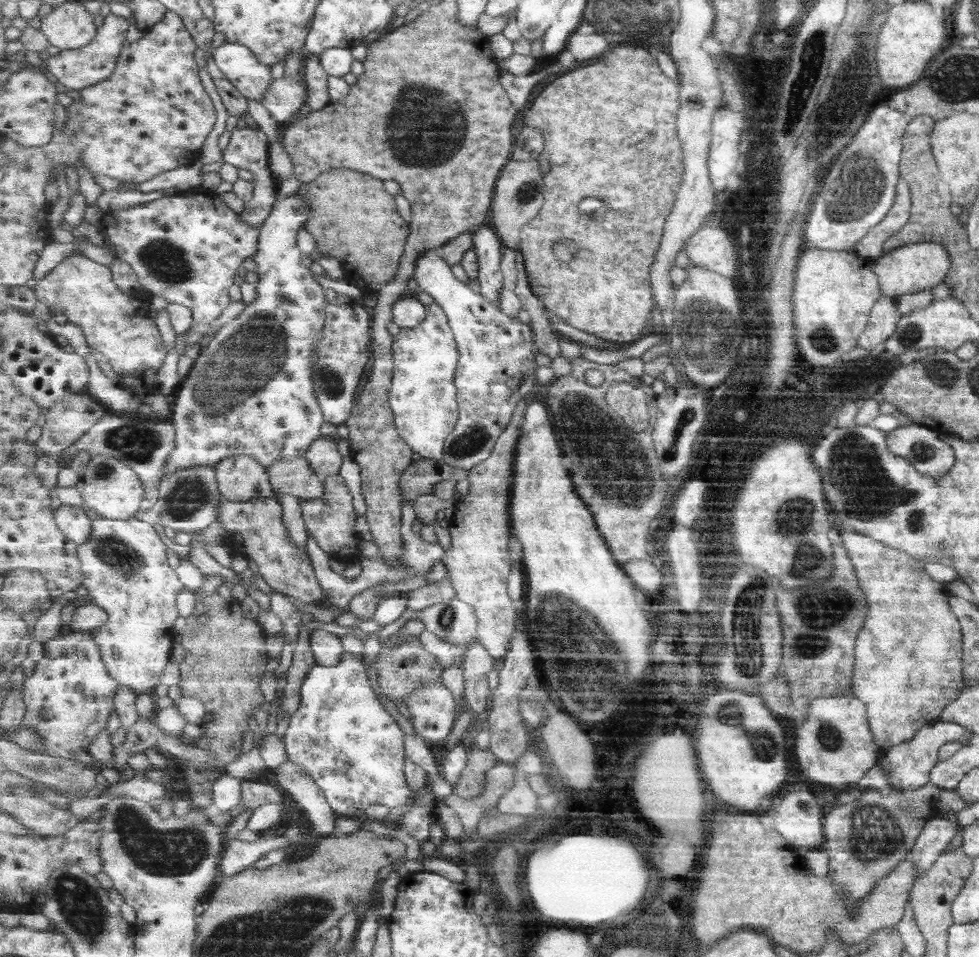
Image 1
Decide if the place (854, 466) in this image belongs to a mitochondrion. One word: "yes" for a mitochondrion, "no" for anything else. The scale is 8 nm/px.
yes

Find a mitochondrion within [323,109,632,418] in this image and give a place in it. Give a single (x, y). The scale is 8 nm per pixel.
(527, 193)

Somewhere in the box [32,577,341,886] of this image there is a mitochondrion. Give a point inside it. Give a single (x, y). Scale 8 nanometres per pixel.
(176, 852)

